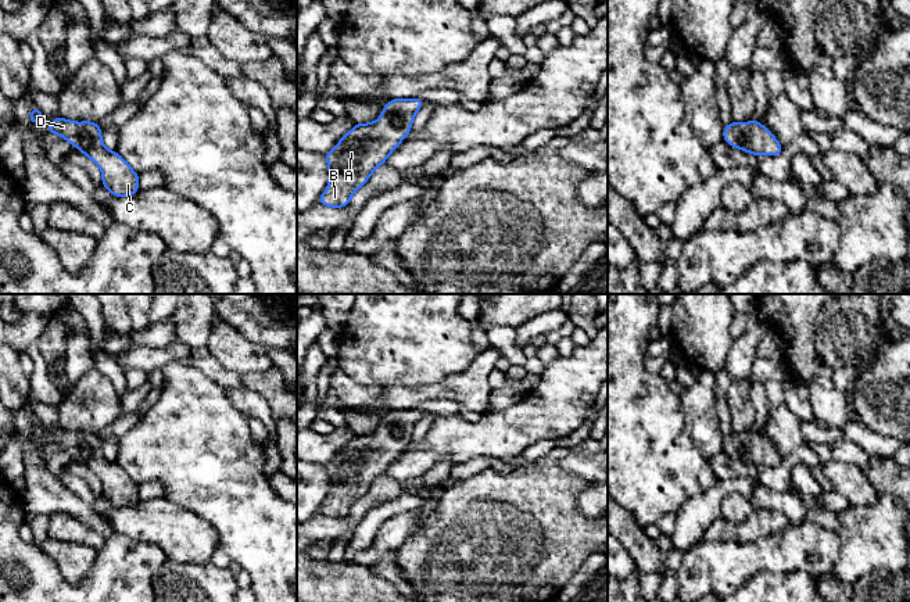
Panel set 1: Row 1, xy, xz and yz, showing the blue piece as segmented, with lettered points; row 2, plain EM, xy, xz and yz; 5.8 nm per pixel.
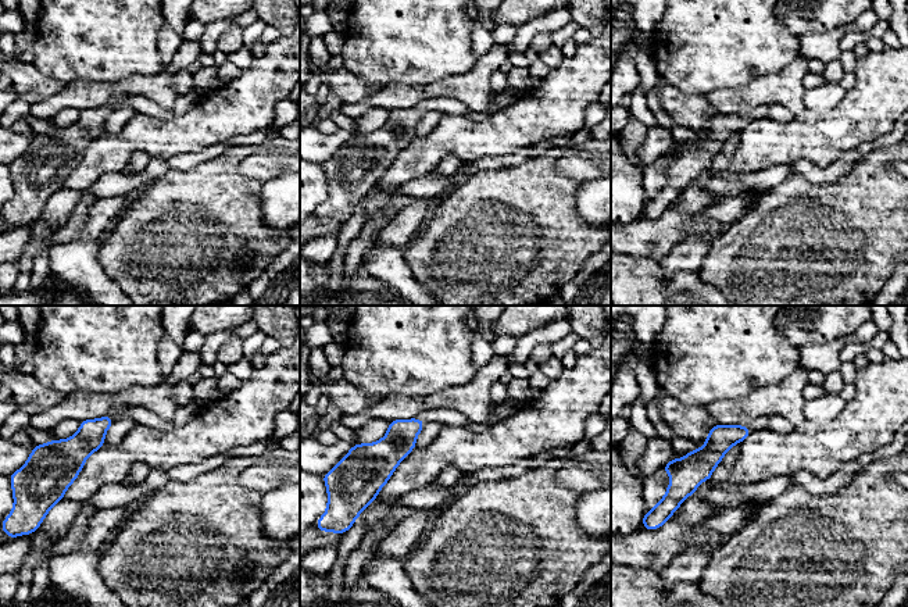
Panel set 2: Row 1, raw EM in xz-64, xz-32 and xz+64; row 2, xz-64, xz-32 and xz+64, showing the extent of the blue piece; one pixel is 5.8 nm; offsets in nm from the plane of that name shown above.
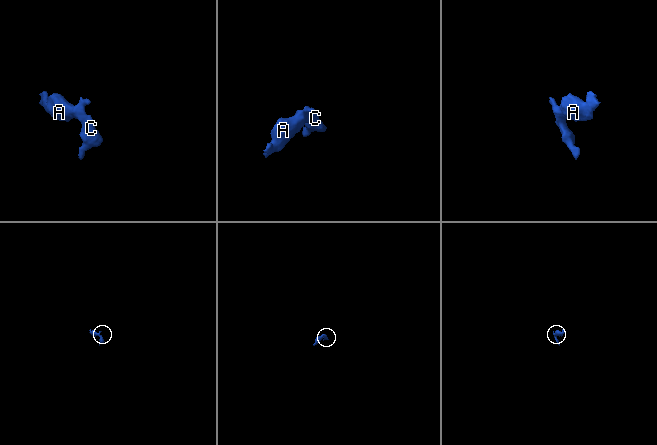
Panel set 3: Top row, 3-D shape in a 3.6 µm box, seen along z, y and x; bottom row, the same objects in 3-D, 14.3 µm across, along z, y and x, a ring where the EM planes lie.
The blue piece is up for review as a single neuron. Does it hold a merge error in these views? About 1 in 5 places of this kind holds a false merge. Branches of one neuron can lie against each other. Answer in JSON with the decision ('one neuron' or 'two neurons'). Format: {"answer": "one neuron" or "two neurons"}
{"answer": "one neuron"}

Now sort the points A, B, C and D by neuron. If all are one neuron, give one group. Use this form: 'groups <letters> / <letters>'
groups A B C D

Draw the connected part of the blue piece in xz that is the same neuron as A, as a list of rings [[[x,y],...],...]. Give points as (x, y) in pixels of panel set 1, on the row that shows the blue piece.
[[[391,98],[377,121],[355,123],[337,146],[323,157],[329,165],[329,184],[319,205],[343,208],[369,176],[411,133],[412,121],[423,100]]]

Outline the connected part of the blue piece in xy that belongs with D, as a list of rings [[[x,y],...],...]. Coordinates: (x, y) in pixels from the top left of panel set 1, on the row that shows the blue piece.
[[[55,117],[46,133],[58,133],[75,148],[87,155],[103,172],[101,183],[114,197],[133,196],[139,191],[139,173],[117,153],[104,147],[101,126],[92,121],[74,122]]]

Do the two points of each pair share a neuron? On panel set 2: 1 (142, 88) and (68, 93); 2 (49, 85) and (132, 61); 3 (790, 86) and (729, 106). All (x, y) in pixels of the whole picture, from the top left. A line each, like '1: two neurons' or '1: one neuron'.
1: one neuron
2: two neurons
3: one neuron

